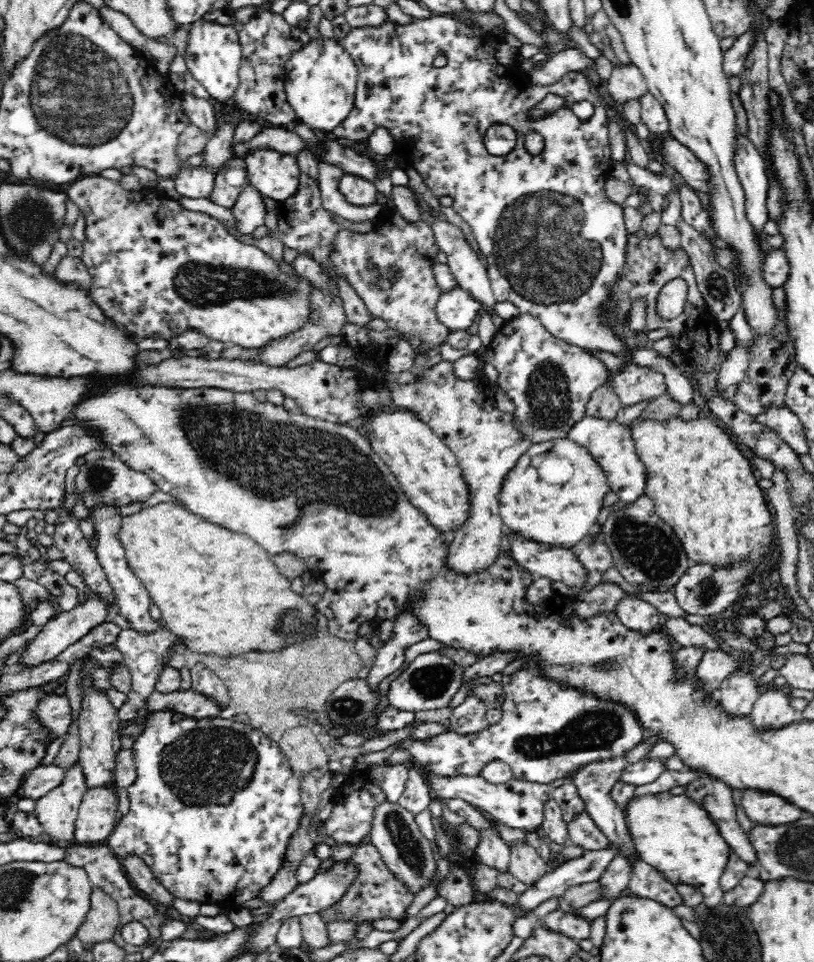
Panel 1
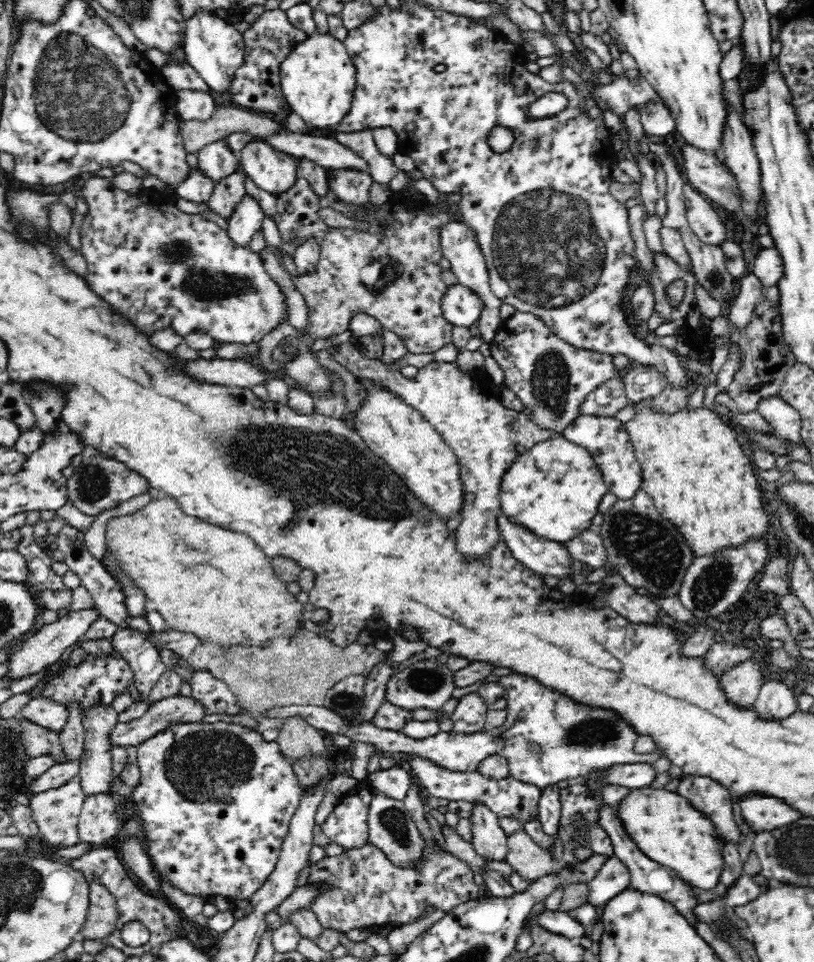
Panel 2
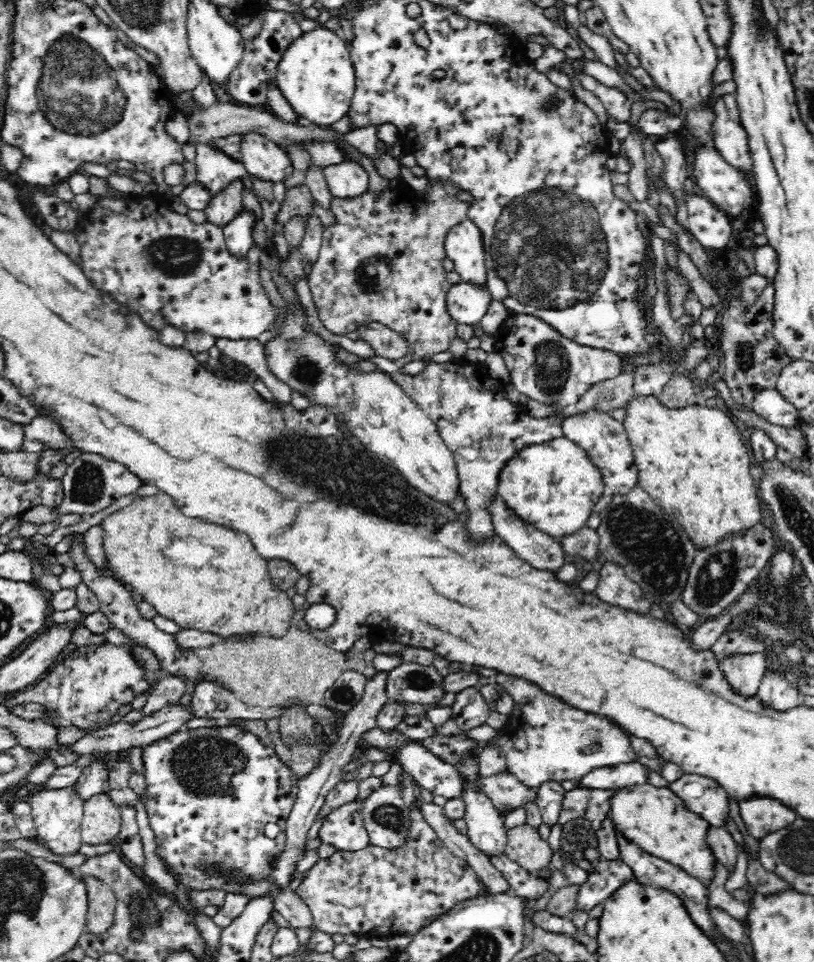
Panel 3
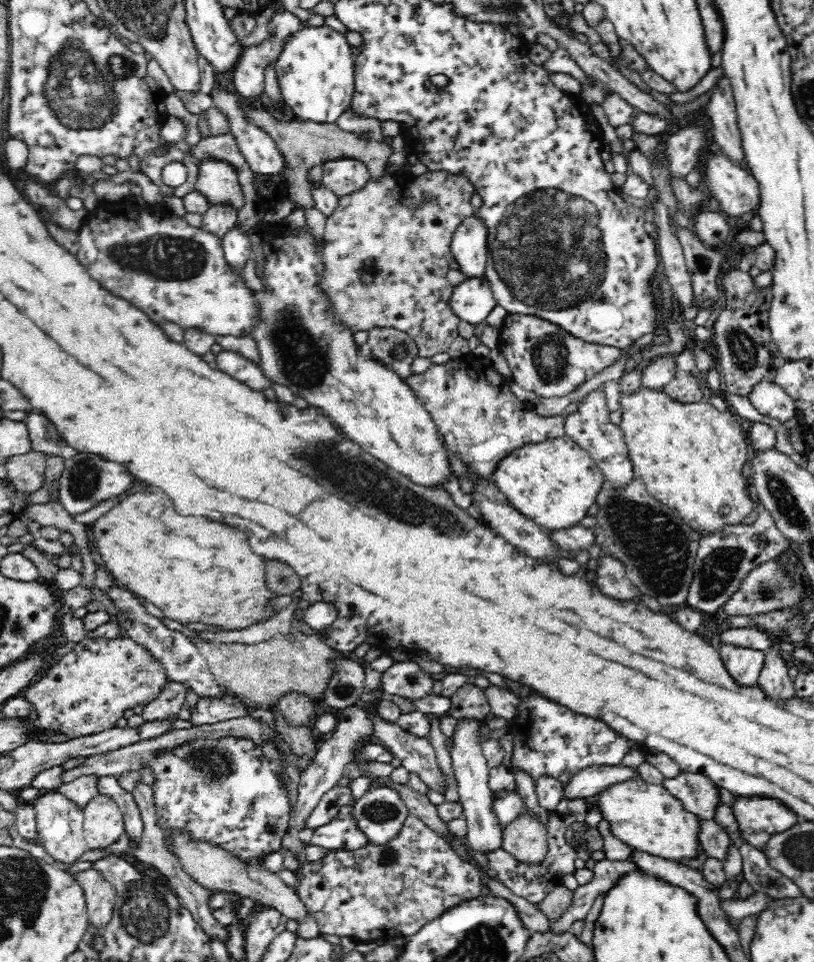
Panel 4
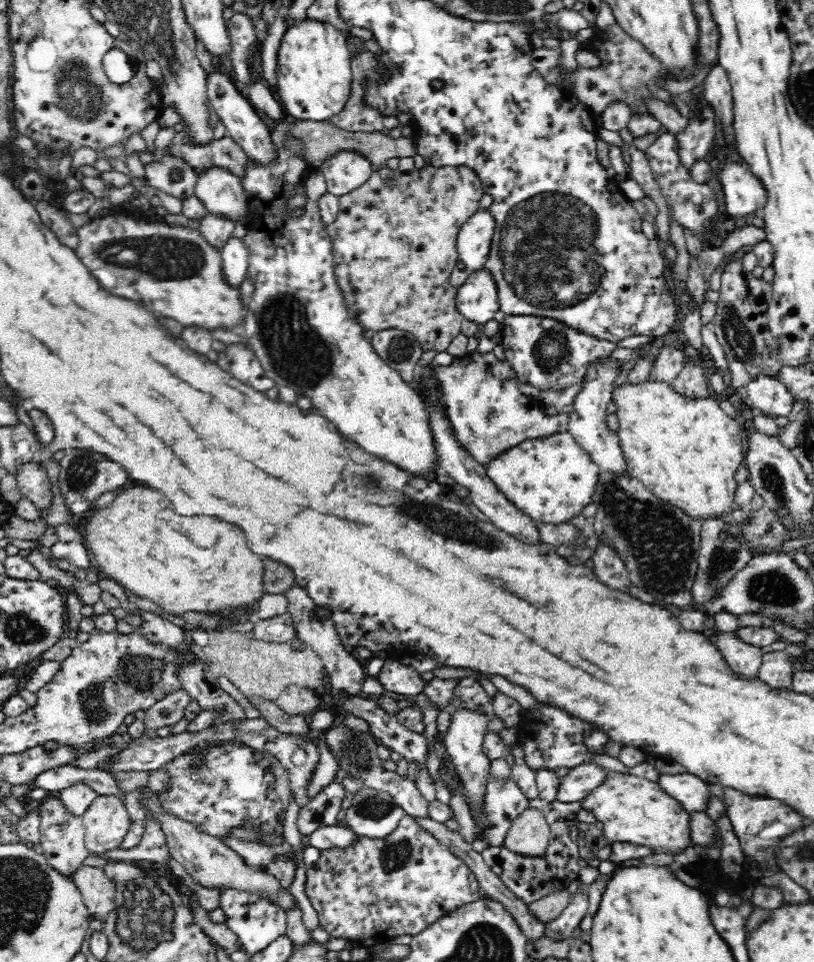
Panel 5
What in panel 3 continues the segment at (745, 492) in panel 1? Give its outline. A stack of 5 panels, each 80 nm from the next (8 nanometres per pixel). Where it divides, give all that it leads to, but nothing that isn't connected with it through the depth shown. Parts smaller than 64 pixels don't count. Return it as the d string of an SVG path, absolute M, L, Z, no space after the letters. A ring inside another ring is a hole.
M636 395L626 401L626 418L622 420L632 447L637 482L648 494L674 515L698 548L714 544L734 531L753 527L760 519L760 499L756 480L750 475L750 452L734 420L722 412L722 406L708 408L702 401L685 407L668 407L658 395Z

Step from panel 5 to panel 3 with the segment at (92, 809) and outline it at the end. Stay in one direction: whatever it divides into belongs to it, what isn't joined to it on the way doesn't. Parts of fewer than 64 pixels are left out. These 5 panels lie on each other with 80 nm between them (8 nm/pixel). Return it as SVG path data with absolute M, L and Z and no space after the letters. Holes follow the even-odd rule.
M106 792L85 800L81 824L84 842L98 846L116 840L121 830L121 815L119 806Z

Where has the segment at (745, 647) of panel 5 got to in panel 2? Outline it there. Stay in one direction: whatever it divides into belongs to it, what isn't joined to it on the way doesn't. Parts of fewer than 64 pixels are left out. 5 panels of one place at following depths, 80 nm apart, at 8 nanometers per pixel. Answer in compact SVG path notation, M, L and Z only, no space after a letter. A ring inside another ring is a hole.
M757 654L750 660L732 665L722 673L721 684L728 699L743 707L753 704L766 680L761 664Z

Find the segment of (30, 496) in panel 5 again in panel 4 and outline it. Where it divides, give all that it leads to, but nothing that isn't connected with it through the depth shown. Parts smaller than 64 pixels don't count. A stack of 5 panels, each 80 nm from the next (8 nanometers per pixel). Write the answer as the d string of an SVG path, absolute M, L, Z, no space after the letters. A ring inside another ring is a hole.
M38 451L12 456L3 462L7 478L12 480L13 486L19 492L28 495L38 492L42 490L46 480L47 458L48 455Z

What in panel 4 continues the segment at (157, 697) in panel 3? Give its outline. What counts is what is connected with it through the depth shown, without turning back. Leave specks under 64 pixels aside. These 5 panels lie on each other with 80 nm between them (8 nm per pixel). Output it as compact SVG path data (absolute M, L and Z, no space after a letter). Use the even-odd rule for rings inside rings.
M173 682L168 689L152 703L143 708L142 716L145 722L164 722L164 720L178 719L178 714L182 712L182 706L186 703L189 691L184 685Z

